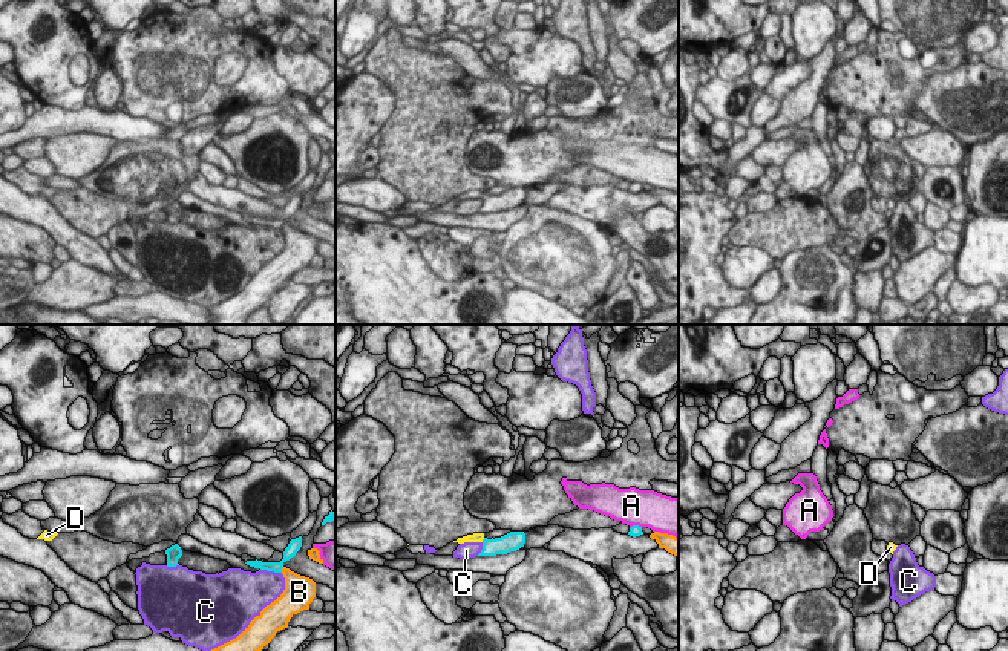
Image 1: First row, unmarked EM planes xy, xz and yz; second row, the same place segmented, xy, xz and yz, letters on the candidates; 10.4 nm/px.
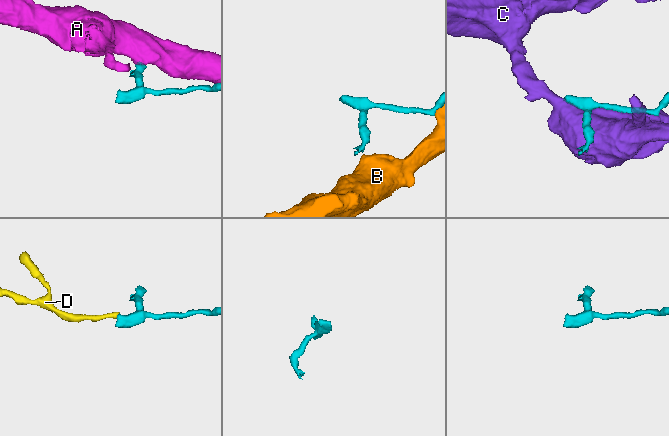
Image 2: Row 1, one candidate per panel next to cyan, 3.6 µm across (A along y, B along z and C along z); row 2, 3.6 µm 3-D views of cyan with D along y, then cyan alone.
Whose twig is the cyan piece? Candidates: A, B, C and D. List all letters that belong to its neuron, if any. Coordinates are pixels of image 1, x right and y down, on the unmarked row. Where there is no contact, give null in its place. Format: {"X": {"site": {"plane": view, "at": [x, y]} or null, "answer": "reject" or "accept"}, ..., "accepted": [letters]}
{"A": {"site": {"plane": "xz", "at": [634, 183]}, "answer": "reject"}, "B": {"site": {"plane": "xy", "at": [281, 227]}, "answer": "reject"}, "C": {"site": {"plane": "xy", "at": [271, 227]}, "answer": "reject"}, "D": {"site": {"plane": "xz", "at": [483, 196]}, "answer": "accept"}, "accepted": ["D"]}

